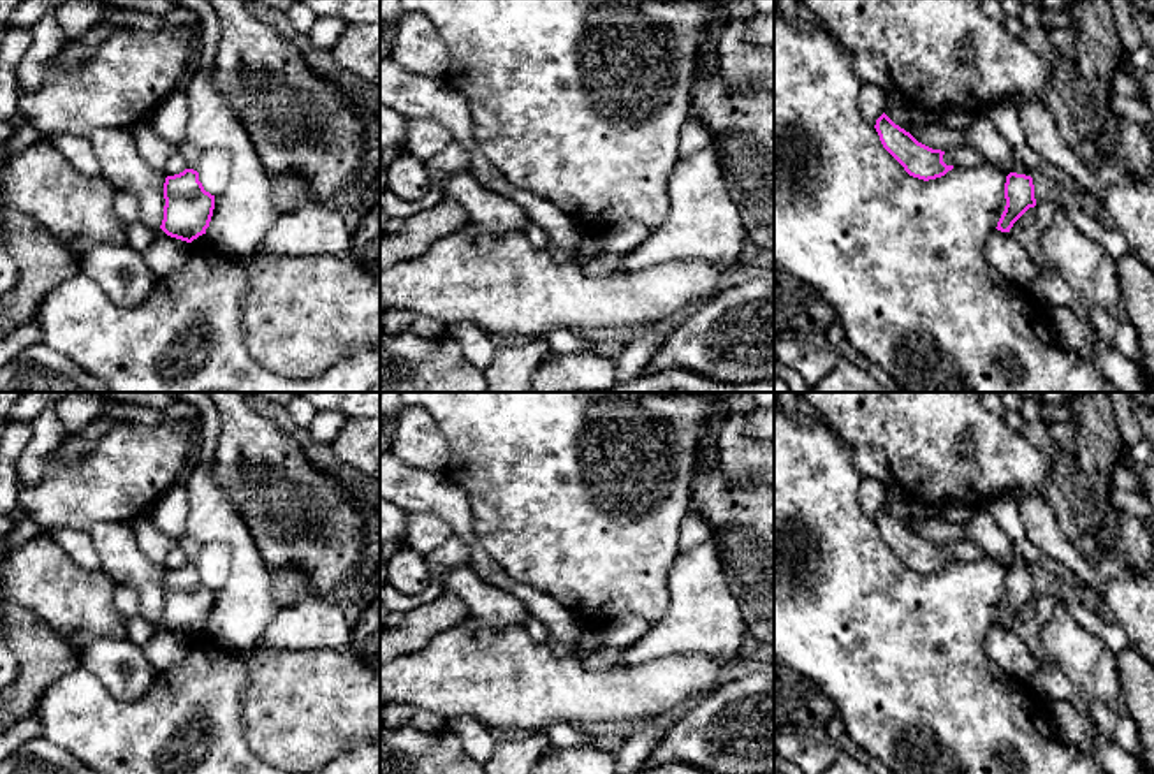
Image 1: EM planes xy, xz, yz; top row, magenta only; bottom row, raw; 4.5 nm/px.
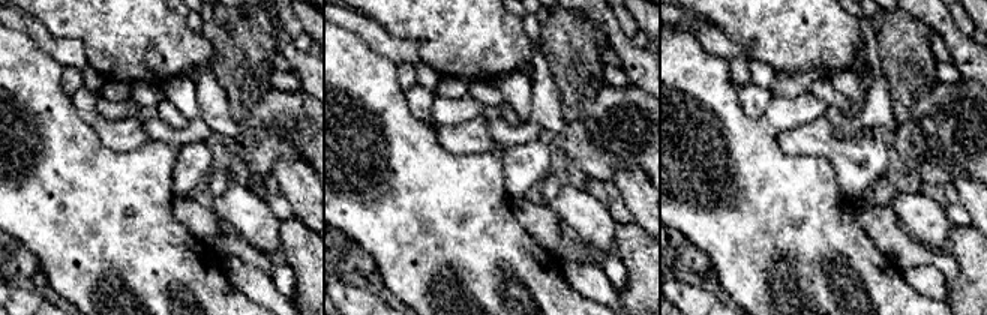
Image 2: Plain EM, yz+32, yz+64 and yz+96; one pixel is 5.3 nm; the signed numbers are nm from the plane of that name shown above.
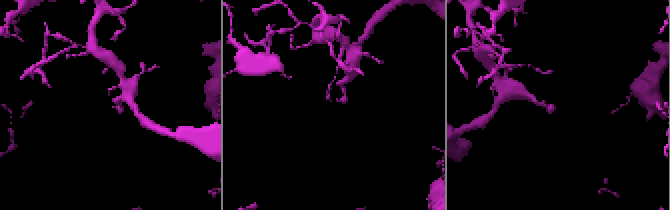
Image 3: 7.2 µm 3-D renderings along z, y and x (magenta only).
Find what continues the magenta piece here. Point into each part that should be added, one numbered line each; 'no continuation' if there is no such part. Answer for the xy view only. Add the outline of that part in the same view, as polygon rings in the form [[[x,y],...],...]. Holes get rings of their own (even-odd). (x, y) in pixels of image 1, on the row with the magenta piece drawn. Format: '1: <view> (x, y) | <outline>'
no continuation

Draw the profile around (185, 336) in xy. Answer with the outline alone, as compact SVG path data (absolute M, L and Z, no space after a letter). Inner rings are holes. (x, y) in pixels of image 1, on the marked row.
M209 243L190 245L188 260L157 278L148 297L134 308L116 306L84 273L56 285L35 311L46 347L70 357L100 378L109 392L371 392L380 385L380 343L354 347L318 376L285 378L257 362L241 327L241 303L253 267L267 253L220 253Z

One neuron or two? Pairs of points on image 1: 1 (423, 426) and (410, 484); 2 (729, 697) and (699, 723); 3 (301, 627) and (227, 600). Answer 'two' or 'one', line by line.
1: two
2: one
3: two

